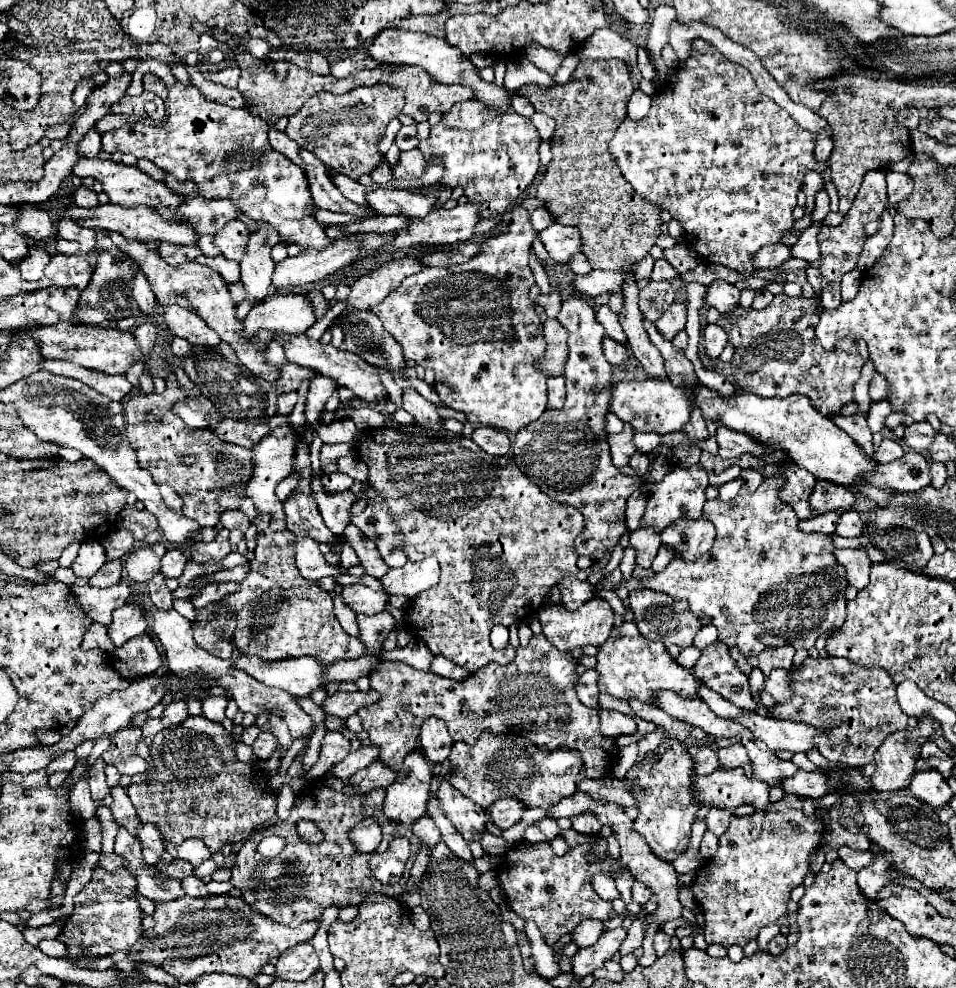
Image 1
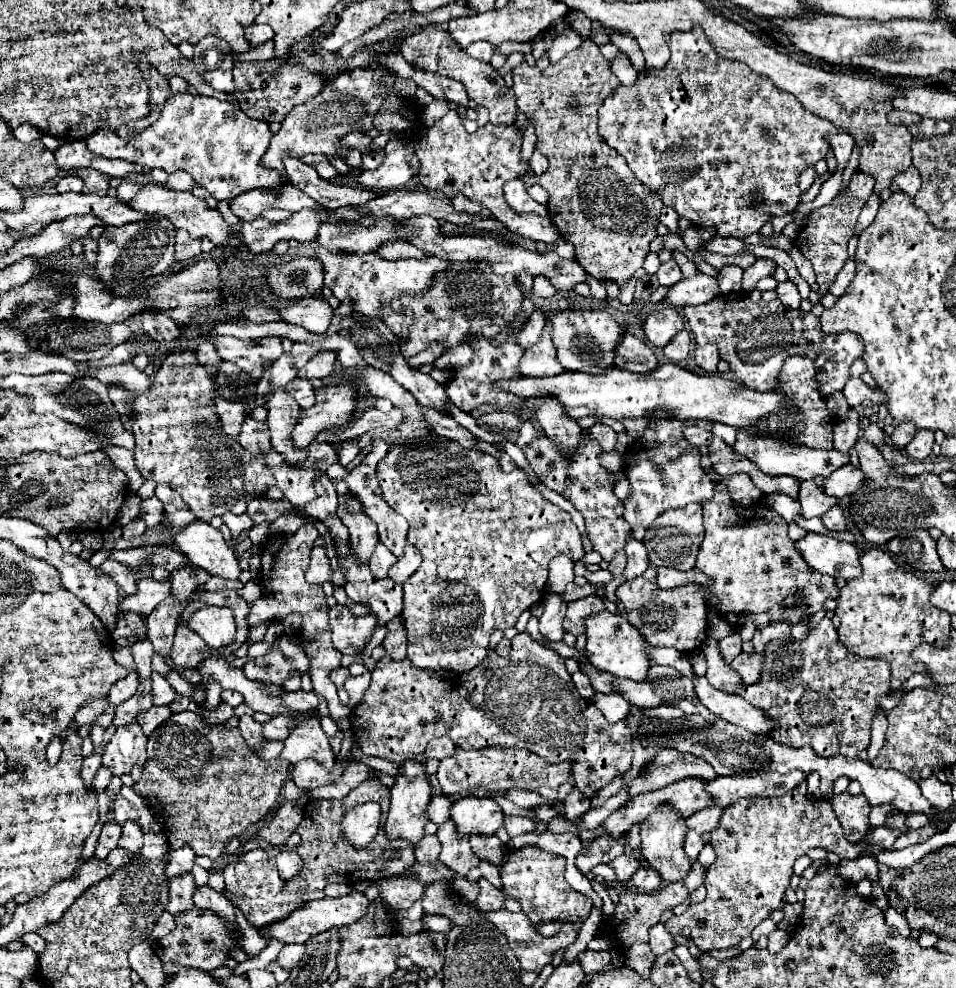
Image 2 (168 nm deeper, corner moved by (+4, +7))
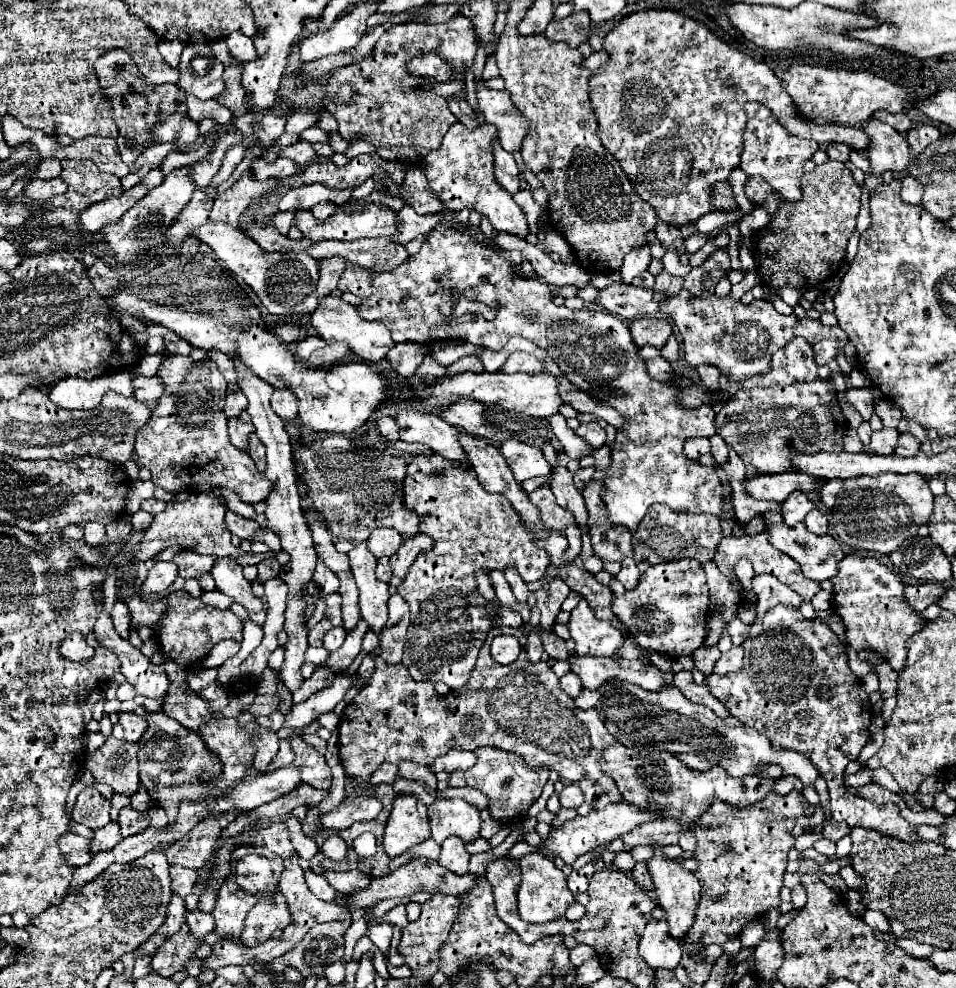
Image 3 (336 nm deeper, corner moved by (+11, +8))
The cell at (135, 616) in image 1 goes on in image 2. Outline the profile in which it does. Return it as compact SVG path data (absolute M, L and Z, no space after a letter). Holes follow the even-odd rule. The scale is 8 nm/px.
M141 578L139 580L139 592L133 596L127 596L123 602L119 602L119 610L131 610L141 616L149 616L151 610L161 604L171 594L171 582L169 580L155 580L155 578Z

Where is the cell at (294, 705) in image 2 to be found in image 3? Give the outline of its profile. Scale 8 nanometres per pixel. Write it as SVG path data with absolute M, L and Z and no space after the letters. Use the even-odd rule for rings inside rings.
M276 691L274 695L258 695L258 697L254 699L254 703L252 703L250 707L246 707L244 711L252 713L254 717L258 717L258 715L270 715L270 713L278 711L280 699L282 699L280 691Z

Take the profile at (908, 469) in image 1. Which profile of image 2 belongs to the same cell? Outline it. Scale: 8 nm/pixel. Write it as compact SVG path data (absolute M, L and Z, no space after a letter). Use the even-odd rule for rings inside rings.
M849 464L831 472L831 476L823 480L823 490L827 496L843 498L853 494L853 490L857 490L857 482L861 482L861 468Z

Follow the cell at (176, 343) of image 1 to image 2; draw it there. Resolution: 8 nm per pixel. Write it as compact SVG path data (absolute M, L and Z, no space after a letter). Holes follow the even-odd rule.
M203 342L199 344L199 348L195 350L197 358L201 364L207 364L207 366L217 366L221 362L221 356L217 354L217 350L209 344L209 342Z

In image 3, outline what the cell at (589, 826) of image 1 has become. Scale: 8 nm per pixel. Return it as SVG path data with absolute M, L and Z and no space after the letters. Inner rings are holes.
M566 785L560 793L560 803L562 803L562 807L578 809L584 803L584 797L582 797L582 791L578 789L578 785Z

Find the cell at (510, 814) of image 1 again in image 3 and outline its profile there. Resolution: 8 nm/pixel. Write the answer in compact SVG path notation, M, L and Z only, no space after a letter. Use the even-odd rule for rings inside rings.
M438 799L428 807L432 839L442 845L448 837L474 841L480 835L480 811L464 799Z

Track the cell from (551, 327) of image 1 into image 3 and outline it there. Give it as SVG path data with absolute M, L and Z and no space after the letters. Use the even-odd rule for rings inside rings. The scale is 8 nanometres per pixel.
M514 351L508 357L508 361L502 365L504 373L540 373L542 369L544 369L544 363L524 351Z

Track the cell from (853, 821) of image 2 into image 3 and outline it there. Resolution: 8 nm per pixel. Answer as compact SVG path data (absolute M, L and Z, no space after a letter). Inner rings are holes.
M778 605L766 613L762 623L752 623L750 629L754 629L754 635L762 635L762 663L748 663L740 673L731 673L724 676L708 675L706 685L710 687L710 693L718 697L728 711L740 719L744 725L758 729L758 733L766 735L772 741L774 749L794 749L800 753L806 753L810 761L818 767L820 775L828 783L830 791L830 815L834 821L848 823L850 829L854 827L866 827L876 829L882 835L890 835L908 843L916 841L914 827L908 825L894 803L886 805L874 805L872 801L858 797L850 793L842 783L842 771L848 765L848 761L854 761L862 747L866 745L870 737L870 723L872 723L872 709L866 705L868 695L862 689L860 679L850 671L848 657L840 645L838 635L820 619L806 619L802 613L788 605Z

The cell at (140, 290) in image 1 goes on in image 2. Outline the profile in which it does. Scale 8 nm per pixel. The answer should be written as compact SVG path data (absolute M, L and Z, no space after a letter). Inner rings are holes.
M141 314L141 320L151 340L173 342L181 336L181 328L171 318L161 318L161 314L157 314L157 318L153 318L153 314Z

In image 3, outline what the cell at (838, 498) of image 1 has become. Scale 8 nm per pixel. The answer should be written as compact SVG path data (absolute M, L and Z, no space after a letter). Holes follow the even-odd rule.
M794 491L784 503L782 503L782 517L788 527L794 527L804 521L806 513L814 509L814 503L808 499L806 493Z

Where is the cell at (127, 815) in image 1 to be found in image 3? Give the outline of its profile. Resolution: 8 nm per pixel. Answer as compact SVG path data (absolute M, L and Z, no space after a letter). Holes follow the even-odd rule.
M122 807L118 813L118 825L120 825L122 837L130 837L130 835L144 831L148 827L148 823L150 823L148 813L136 811L134 807Z

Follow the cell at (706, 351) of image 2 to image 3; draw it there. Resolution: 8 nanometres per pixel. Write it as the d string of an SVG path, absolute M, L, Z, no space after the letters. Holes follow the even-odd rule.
M698 365L698 375L700 375L700 383L712 391L718 389L718 377L720 377L720 371L714 367L714 365Z

